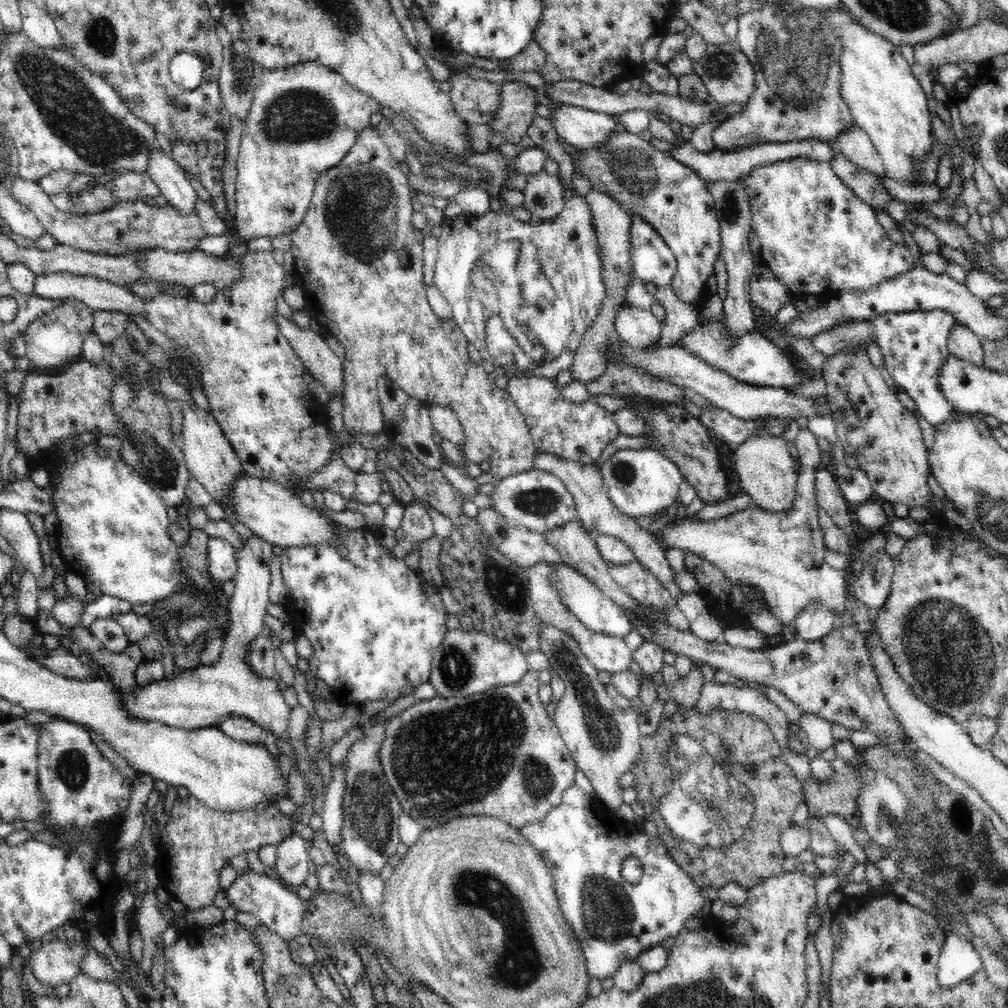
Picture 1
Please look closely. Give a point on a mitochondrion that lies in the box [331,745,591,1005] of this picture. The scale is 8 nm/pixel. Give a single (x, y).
(520, 965)

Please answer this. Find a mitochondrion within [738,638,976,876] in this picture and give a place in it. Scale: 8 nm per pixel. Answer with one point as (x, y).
(888, 817)

